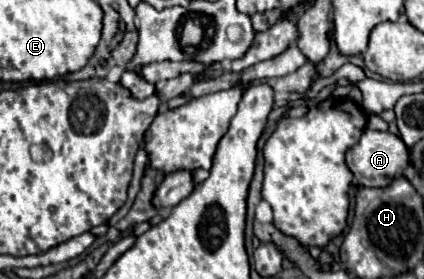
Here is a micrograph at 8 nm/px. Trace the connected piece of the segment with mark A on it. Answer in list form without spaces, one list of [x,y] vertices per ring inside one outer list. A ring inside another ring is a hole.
[[[366,128],[360,136],[360,142],[346,152],[346,164],[362,186],[388,186],[394,178],[400,178],[408,166],[408,148],[400,136],[390,132],[378,132]]]

